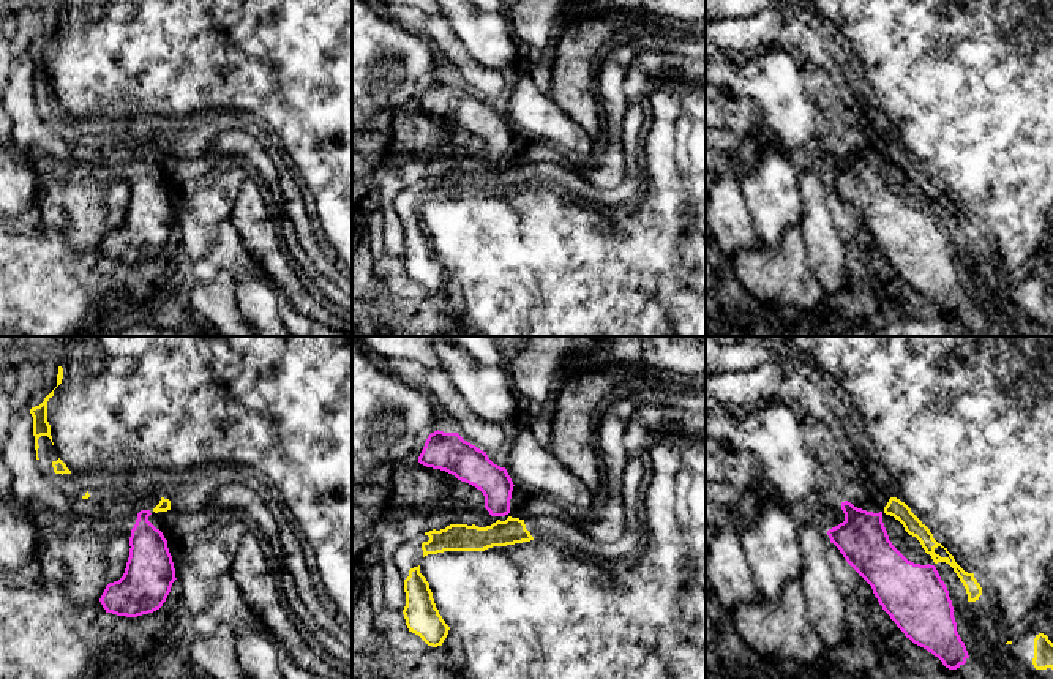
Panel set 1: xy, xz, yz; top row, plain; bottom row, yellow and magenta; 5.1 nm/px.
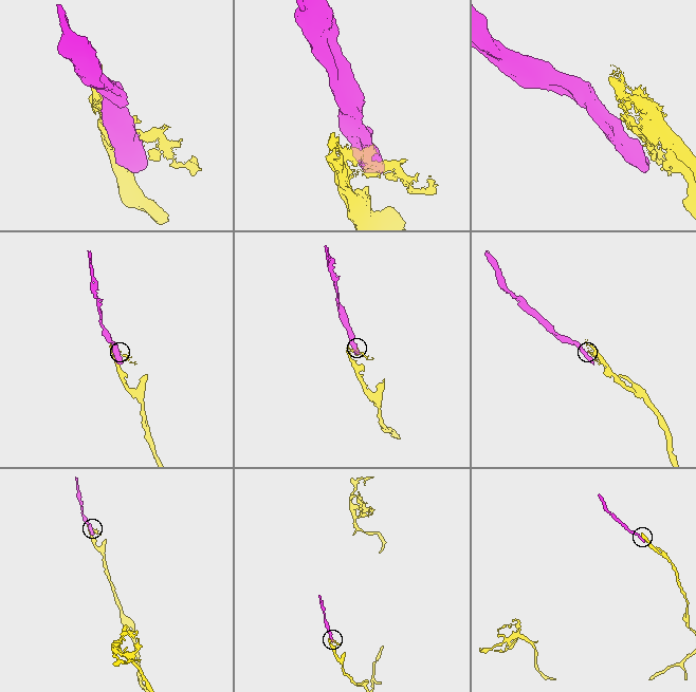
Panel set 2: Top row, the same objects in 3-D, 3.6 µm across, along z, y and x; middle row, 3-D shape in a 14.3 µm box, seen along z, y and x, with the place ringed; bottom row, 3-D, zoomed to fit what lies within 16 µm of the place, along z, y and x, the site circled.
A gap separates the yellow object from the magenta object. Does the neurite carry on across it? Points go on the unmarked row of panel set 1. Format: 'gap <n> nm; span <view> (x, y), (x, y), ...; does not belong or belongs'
gap 20 nm; span yz (884, 158), (881, 158); does not belong

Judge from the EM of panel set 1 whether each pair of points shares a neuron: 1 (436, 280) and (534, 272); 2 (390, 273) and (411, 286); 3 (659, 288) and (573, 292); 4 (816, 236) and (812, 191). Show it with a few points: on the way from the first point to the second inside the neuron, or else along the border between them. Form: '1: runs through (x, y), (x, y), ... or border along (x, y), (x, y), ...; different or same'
1: border along (433, 247), (438, 259), (450, 273); different
2: runs through (395, 278), (406, 286); same
3: runs through (638, 292), (594, 292); same
4: runs through (816, 225), (815, 202); same

